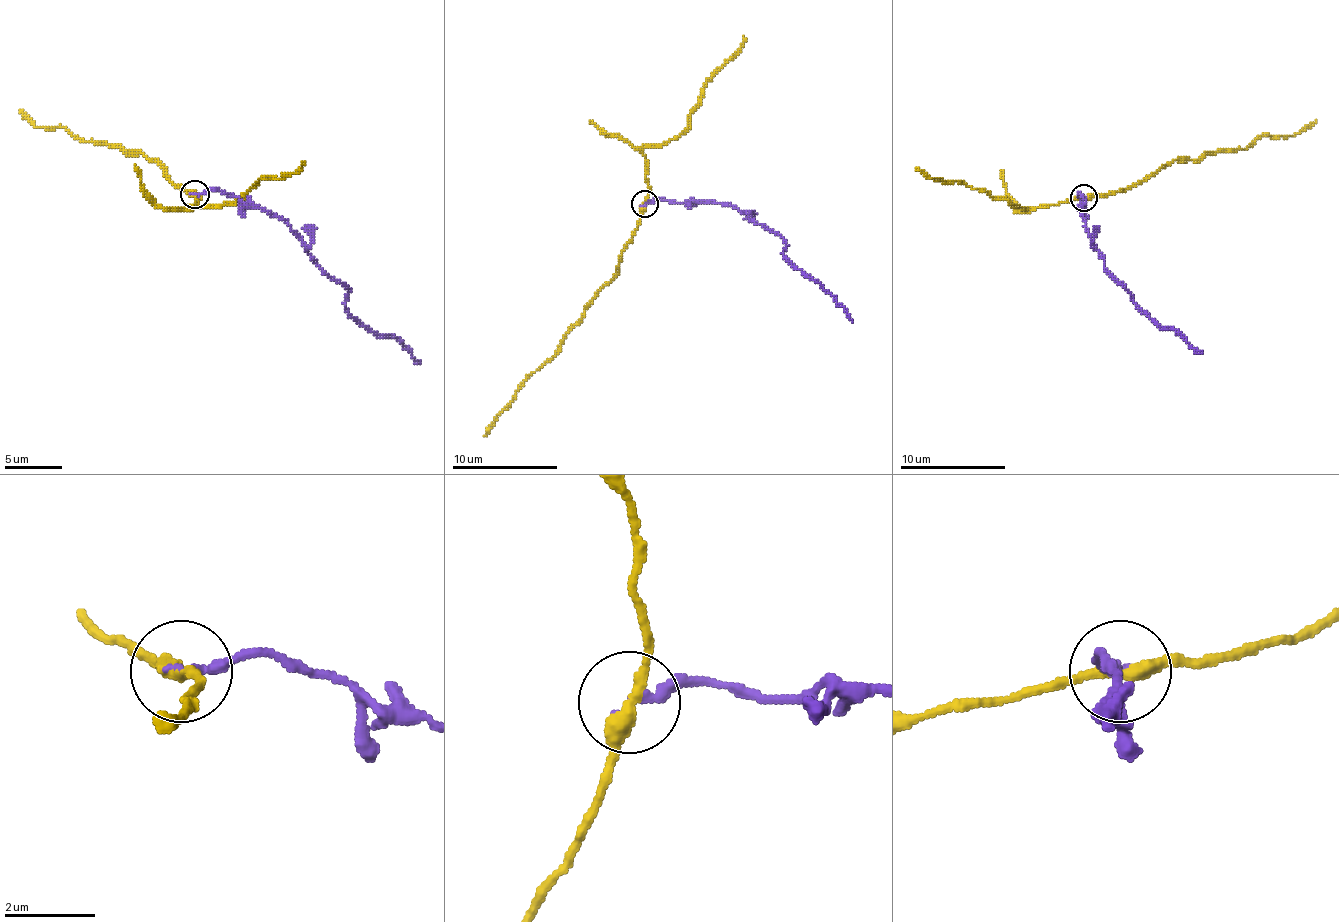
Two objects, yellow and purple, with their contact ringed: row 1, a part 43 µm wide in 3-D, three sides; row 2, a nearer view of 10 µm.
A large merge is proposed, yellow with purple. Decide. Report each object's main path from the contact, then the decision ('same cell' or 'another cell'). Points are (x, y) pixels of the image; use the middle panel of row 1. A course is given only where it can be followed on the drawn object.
course yellow (645, 203), (616, 274), (598, 293), (561, 348), (523, 383), (484, 436); course purple (645, 203), (672, 200), (733, 205), (786, 242), (783, 253), (825, 290), (852, 322); another cell

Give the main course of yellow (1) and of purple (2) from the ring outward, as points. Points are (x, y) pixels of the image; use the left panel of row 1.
1: (195, 193), (184, 190), (144, 153), (123, 153), (109, 144), (80, 142), (63, 127), (37, 127), (20, 110)
2: (195, 193), (224, 190), (244, 208), (276, 213), (348, 291), (345, 308), (371, 331), (391, 334), (420, 363)

